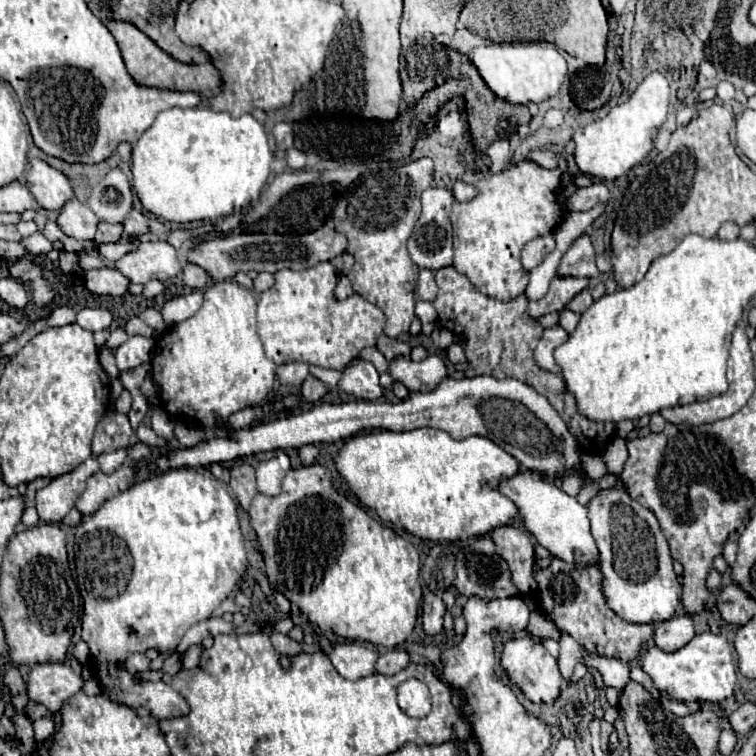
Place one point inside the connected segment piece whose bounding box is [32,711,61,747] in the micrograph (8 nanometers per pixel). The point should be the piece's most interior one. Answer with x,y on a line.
44,727

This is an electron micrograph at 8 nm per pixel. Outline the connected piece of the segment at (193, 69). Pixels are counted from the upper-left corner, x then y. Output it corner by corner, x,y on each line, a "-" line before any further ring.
106,21
104,25
114,35
116,43
118,43
118,47
122,51
124,65
126,65
128,73
132,75
132,79
138,85
142,85
142,87
156,87
156,89
168,89
168,91
194,91
200,97
212,97
212,95
216,95
220,91
220,83
222,83
220,81
220,73
218,73
218,69
214,69
212,63
184,65
180,61
174,61
162,49
158,49
158,45
154,45
154,41
150,41
134,25
122,23
122,21

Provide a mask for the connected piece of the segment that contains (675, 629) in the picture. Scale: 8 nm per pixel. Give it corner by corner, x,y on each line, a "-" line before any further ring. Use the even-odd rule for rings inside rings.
682,615
682,617
672,617
668,621
658,623
654,631
654,641
662,651
676,651
686,643
690,643
694,635
696,635
694,623
690,615

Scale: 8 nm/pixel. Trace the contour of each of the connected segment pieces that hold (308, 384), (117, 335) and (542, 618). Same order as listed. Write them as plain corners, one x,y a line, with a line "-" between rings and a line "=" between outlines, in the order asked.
314,375
306,377
306,381
302,383
302,397
308,399
308,401
316,401
316,399
320,399
326,391
328,391
328,387
326,387
320,379
316,379
=
114,329
114,331
110,333
110,337
108,337
108,341
106,341
106,345
104,345
104,347
114,351
114,349
116,349
118,345
122,345
126,339
128,339
128,335
126,335
126,331
124,331
124,329
=
534,611
530,615
530,623
526,627
526,631
536,637
536,639
546,639
546,637
552,637
552,639
558,639
560,637
560,631
558,627
540,611

